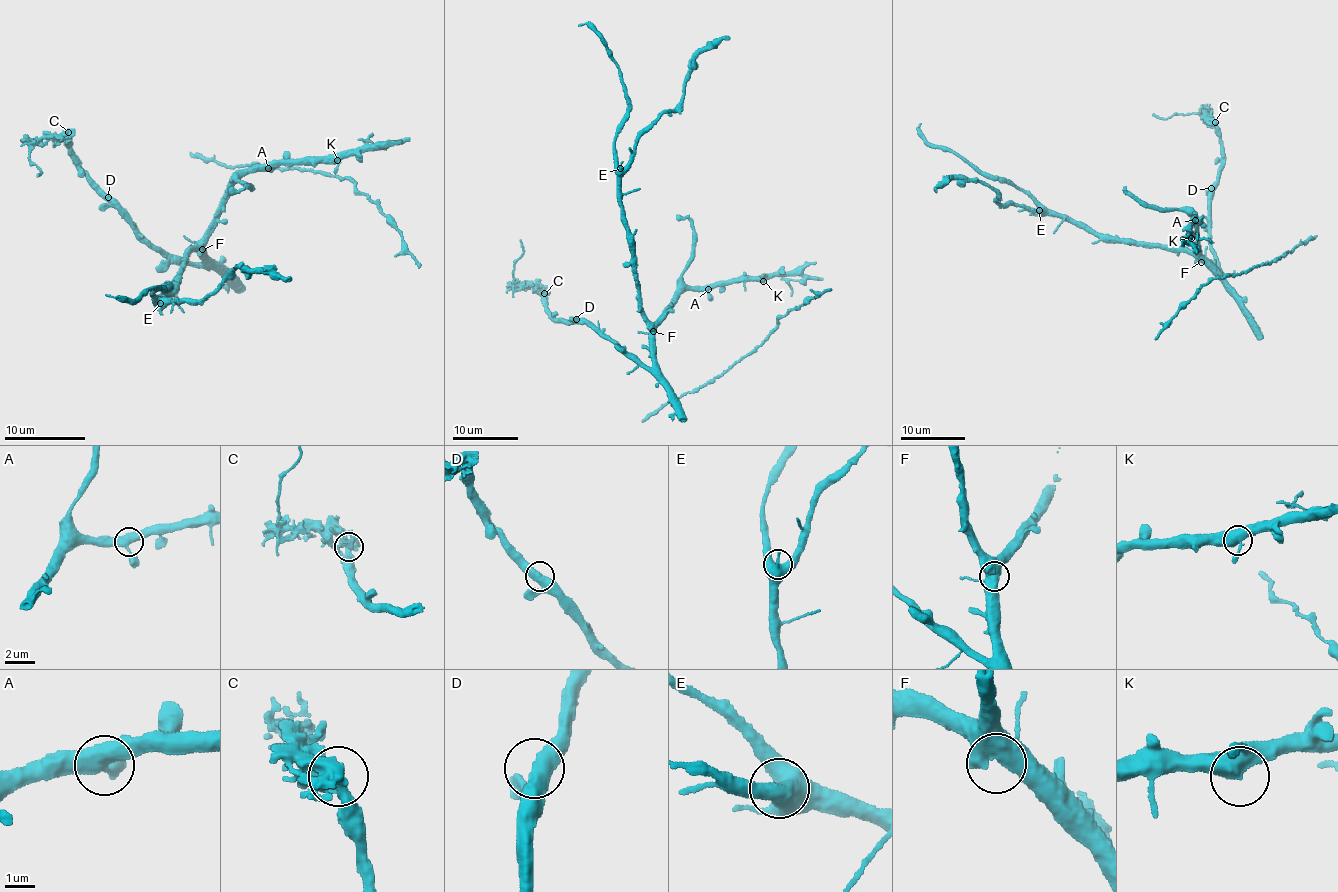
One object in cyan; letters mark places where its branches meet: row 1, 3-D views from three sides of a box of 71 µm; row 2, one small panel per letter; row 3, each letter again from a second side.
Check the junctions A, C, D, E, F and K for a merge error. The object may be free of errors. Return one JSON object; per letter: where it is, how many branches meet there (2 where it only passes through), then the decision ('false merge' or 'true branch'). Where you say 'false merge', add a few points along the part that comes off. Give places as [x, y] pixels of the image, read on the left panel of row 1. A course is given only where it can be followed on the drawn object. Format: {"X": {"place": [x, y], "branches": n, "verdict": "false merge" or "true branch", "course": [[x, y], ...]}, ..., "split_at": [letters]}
{"A": {"place": [268, 168], "branches": 3, "verdict": "true branch"}, "C": {"place": [68, 132], "branches": 4, "verdict": "false merge", "course": [[67, 132], [41, 136], [33, 147], [29, 154], [31, 164], [41, 171], [36, 175]]}, "D": {"place": [108, 197], "branches": 3, "verdict": "true branch"}, "E": {"place": [160, 303], "branches": 4, "verdict": "true branch"}, "F": {"place": [202, 249], "branches": 4, "verdict": "true branch"}, "K": {"place": [337, 160], "branches": 3, "verdict": "true branch"}, "split_at": ["C"]}

